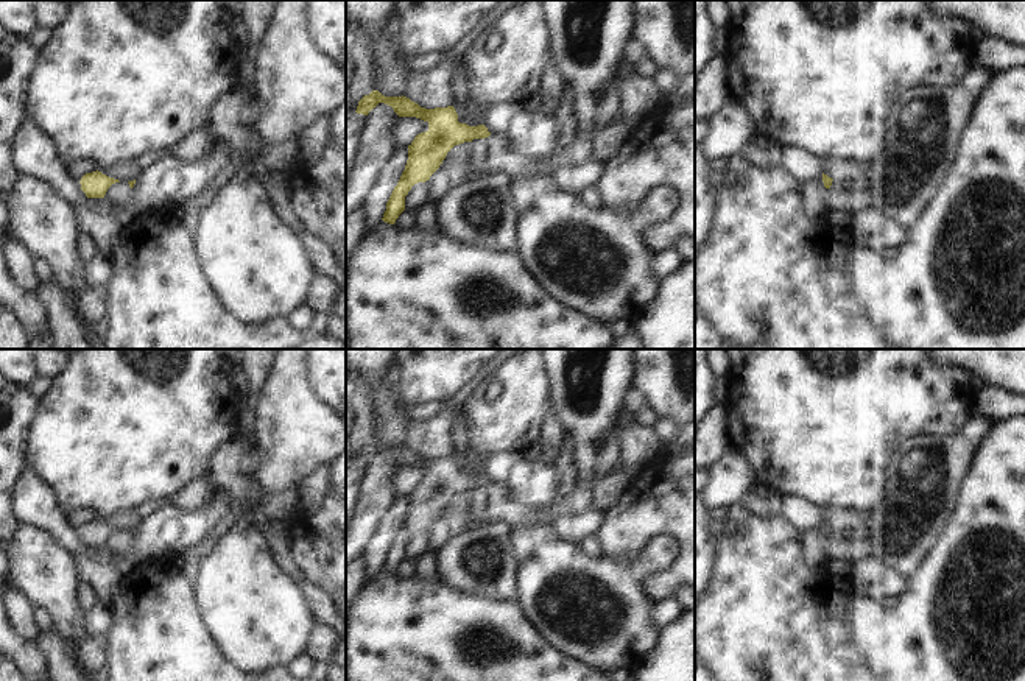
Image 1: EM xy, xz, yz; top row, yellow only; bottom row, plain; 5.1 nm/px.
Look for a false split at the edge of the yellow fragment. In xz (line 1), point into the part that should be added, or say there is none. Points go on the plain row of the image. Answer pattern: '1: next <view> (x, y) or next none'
1: next xz (500, 507)

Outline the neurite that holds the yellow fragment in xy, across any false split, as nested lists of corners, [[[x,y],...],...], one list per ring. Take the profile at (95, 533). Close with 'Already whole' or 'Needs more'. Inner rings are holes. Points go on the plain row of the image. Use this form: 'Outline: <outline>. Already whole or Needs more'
Outline: [[[98,519],[86,522],[79,530],[81,539],[86,542],[87,547],[104,547],[107,538],[115,531],[120,530],[106,525]]]. Already whole

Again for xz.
Outline: [[[379,439],[365,444],[357,455],[357,463],[368,464],[379,452],[394,458],[399,466],[416,466],[428,472],[428,478],[414,486],[408,494],[405,519],[394,536],[383,563],[383,570],[394,573],[405,559],[405,545],[417,531],[425,531],[439,517],[447,502],[460,492],[474,488],[486,489],[484,522],[505,522],[511,528],[527,522],[548,525],[556,516],[584,513],[590,508],[592,489],[573,488],[565,497],[551,503],[531,508],[516,503],[503,485],[491,483],[484,474],[469,475],[458,471],[453,455],[425,458],[407,446],[385,446]]]. Needs more

